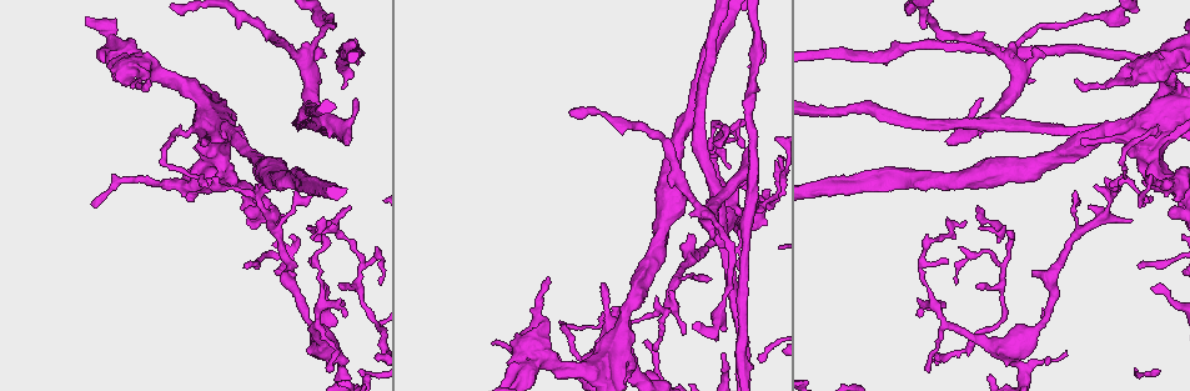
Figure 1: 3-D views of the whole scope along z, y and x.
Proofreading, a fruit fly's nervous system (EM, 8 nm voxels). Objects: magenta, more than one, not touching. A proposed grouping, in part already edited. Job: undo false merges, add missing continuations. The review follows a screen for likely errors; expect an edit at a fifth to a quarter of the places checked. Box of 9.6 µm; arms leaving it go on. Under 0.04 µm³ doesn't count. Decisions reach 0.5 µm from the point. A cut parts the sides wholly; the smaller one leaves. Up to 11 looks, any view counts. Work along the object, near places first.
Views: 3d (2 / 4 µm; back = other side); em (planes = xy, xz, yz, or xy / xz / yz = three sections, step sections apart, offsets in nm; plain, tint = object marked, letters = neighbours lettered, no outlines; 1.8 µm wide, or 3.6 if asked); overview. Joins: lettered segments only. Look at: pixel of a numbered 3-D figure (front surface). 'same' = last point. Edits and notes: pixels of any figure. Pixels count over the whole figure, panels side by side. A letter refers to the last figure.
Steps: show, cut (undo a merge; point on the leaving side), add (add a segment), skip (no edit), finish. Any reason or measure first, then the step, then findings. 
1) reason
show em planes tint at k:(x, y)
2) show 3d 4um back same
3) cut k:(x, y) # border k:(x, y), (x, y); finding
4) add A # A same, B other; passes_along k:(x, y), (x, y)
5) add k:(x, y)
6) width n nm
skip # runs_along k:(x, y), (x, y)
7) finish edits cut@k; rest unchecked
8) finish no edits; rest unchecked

free end
show em planes letters at 1:(1063, 352)

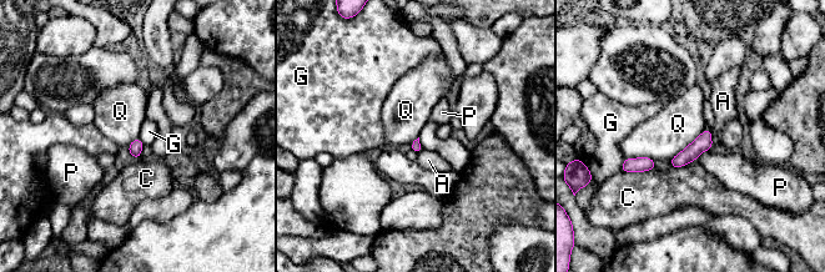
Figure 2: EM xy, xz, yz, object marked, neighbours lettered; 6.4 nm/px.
longest_contact Q 320 nm
skip # A other, C other, G other, P other, Q other; border 2:(707, 127), (670, 160); no lettered segment goes on from it

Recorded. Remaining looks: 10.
free end
show em xy step 16 letters at 1:(306, 197)

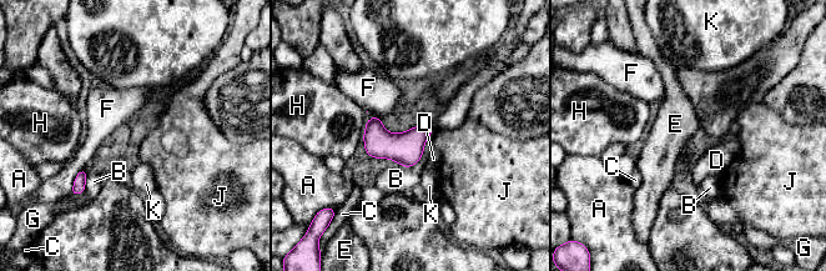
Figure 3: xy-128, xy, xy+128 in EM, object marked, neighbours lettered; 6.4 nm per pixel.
width 220 nm; longest_contact F 200 nm
skip # A other, B other, C other, D other, E other, F other, G other, H other, J other, K other; no lettered segment goes on from it

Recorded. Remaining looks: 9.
show 3d 2um back at 1:(344, 89)

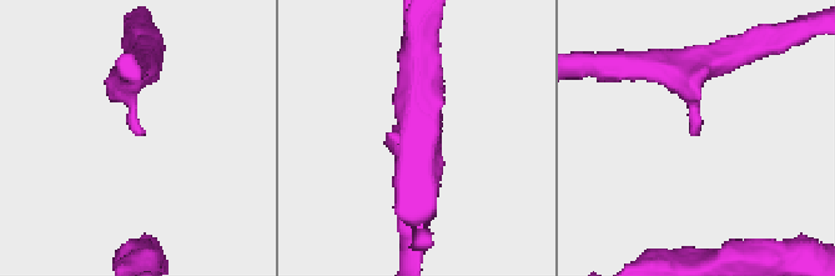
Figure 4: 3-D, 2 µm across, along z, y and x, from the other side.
shape alone is not enough
show em planes letters at 4:(142, 133)

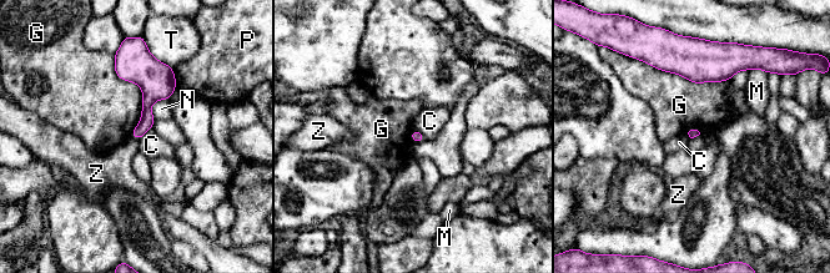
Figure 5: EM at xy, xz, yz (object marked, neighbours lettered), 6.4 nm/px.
skip # C other, G other, M other, N other, P other, T other, Z other; border 5:(131, 136), (137, 140); none of them fits

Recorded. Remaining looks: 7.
thick turns thin
show 3d 2um at 1:(1174, 96)

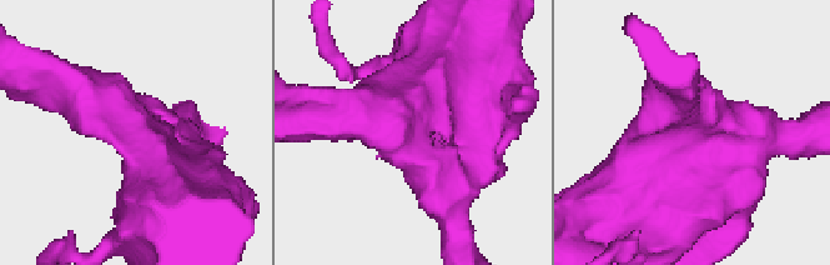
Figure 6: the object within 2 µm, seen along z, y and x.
show em yz step 8 tint at 6:(683, 130)

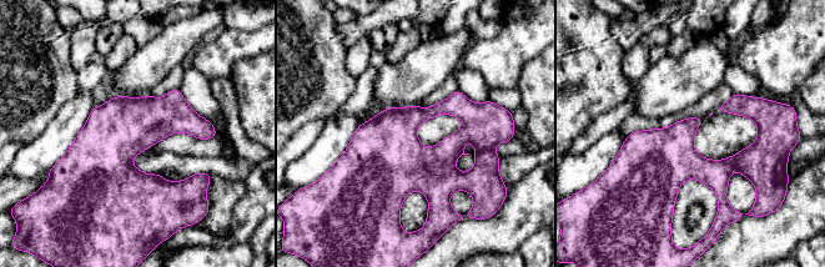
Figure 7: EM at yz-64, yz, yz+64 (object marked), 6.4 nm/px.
show em xz step 8 letters same

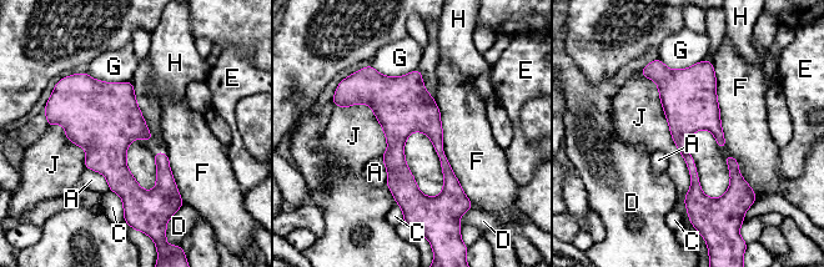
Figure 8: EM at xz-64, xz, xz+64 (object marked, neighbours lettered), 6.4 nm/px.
width 300 nm
skip # A other, C other, D other, E other, F other, G other, H other, J other; runs_along 8:(659, 65), (703, 205); one neuron here

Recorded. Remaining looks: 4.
finish no edits; rest unchecked

